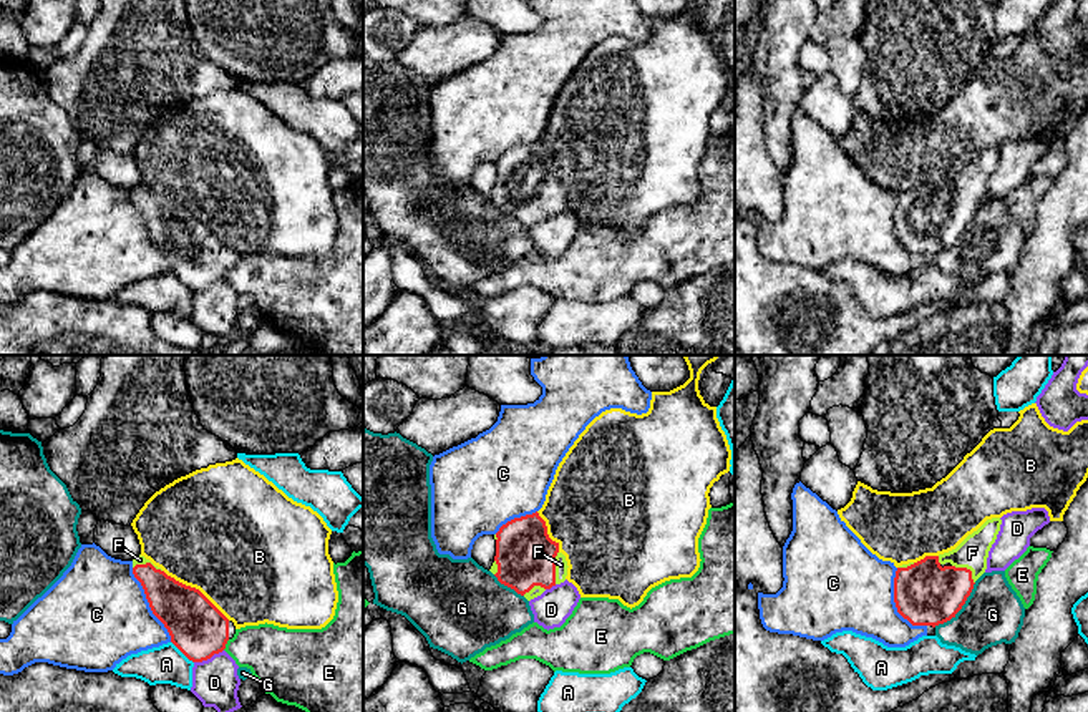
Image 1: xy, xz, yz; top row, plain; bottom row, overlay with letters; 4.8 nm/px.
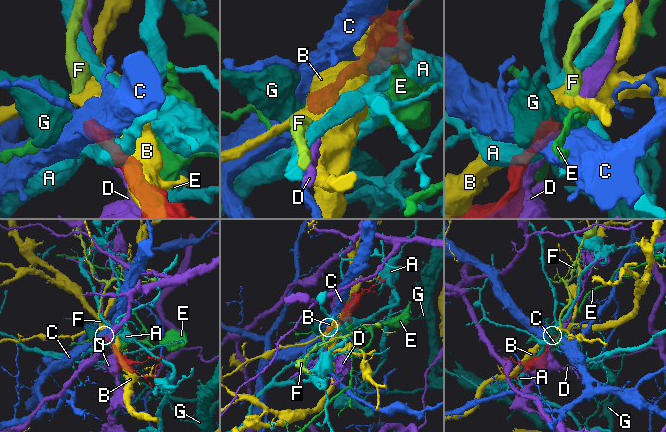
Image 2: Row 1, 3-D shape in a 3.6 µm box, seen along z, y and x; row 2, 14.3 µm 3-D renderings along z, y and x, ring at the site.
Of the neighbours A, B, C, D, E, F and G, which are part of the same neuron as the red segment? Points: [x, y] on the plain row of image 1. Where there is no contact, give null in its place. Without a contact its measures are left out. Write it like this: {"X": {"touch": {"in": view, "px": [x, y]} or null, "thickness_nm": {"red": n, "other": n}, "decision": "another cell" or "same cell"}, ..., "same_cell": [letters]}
{"A": {"touch": {"in": "xy", "px": [183, 281]}, "thickness_nm": {"red": 280, "other": 190}, "decision": "another cell"}, "B": {"touch": {"in": "xy", "px": [194, 216]}, "thickness_nm": {"red": 280, "other": 500}, "decision": "another cell"}, "C": {"touch": {"in": "xy", "px": [150, 233]}, "thickness_nm": {"red": 280, "other": 480}, "decision": "another cell"}, "D": {"touch": {"in": "xy", "px": [208, 286]}, "thickness_nm": {"red": 280, "other": 220}, "decision": "another cell"}, "E": {"touch": {"in": "xy", "px": [226, 271]}, "thickness_nm": {"red": 280, "other": 280}, "decision": "another cell"}, "F": {"touch": {"in": "xz", "px": [554, 196]}, "thickness_nm": {"red": 280, "other": 60}, "decision": "same cell"}, "G": {"touch": {"in": "yz", "px": [959, 238]}, "thickness_nm": {"red": 300, "other": 280}, "decision": "another cell"}, "same_cell": ["F"]}

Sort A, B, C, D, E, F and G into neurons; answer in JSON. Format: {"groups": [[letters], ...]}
{"groups": [["A"], ["B"], ["C"], ["D"], ["E"], ["F"], ["G"]]}

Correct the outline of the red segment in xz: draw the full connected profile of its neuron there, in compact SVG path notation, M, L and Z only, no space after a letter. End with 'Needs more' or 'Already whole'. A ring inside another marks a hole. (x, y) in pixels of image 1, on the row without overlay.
M539 141L514 146L494 163L491 201L527 229L566 209L567 189Z. Needs more

